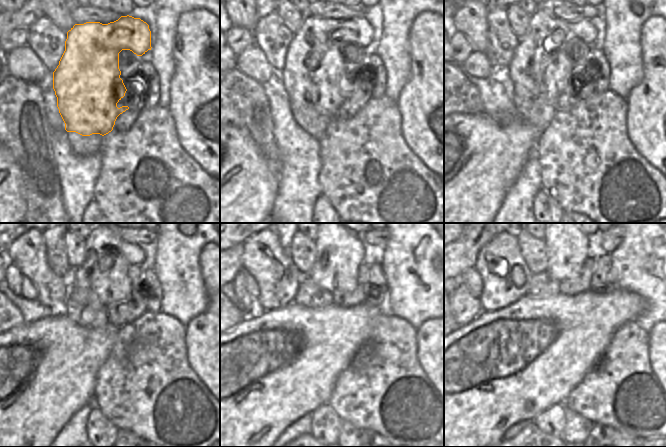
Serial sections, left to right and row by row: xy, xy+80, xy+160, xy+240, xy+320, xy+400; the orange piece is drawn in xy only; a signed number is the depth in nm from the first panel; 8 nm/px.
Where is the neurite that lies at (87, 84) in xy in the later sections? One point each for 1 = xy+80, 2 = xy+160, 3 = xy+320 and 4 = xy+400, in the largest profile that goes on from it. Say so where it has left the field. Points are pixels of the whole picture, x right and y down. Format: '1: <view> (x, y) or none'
1: xy+80 (314, 74)
2: xy+160 (544, 72)
3: xy+320 (340, 251)
4: xy+400 (567, 245)

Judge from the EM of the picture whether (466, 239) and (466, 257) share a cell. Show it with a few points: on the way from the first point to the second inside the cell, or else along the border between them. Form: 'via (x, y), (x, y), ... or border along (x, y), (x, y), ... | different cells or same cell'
via (466, 243), (466, 253) | same cell

